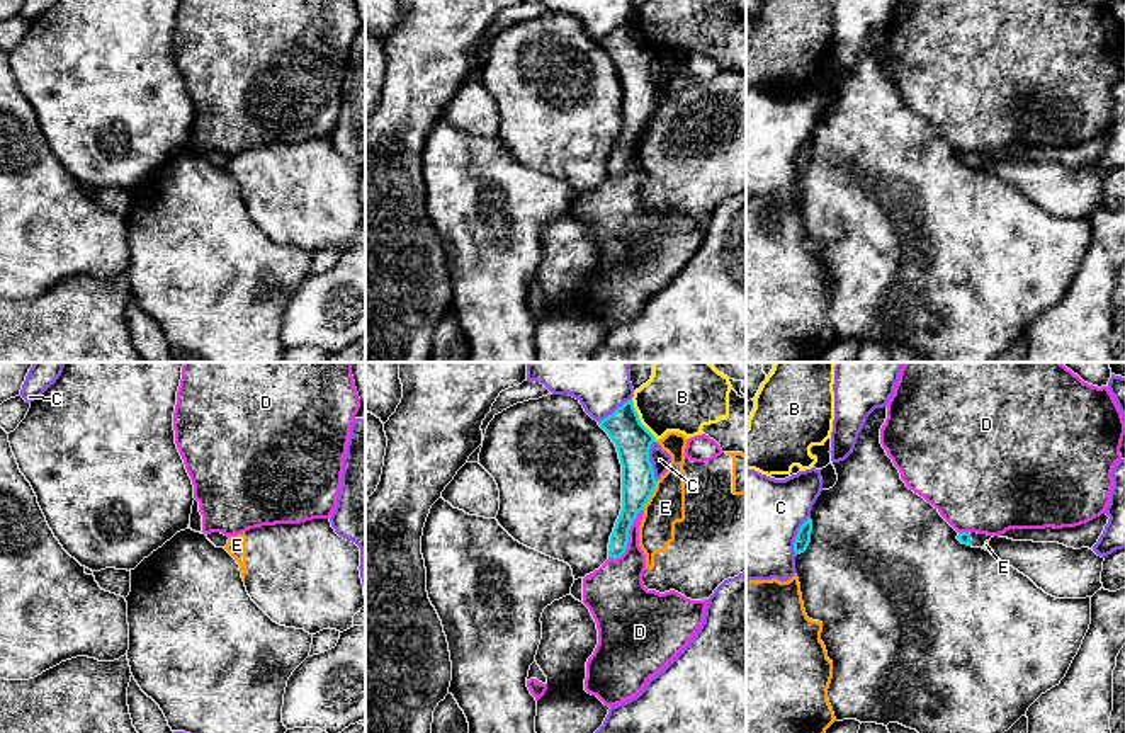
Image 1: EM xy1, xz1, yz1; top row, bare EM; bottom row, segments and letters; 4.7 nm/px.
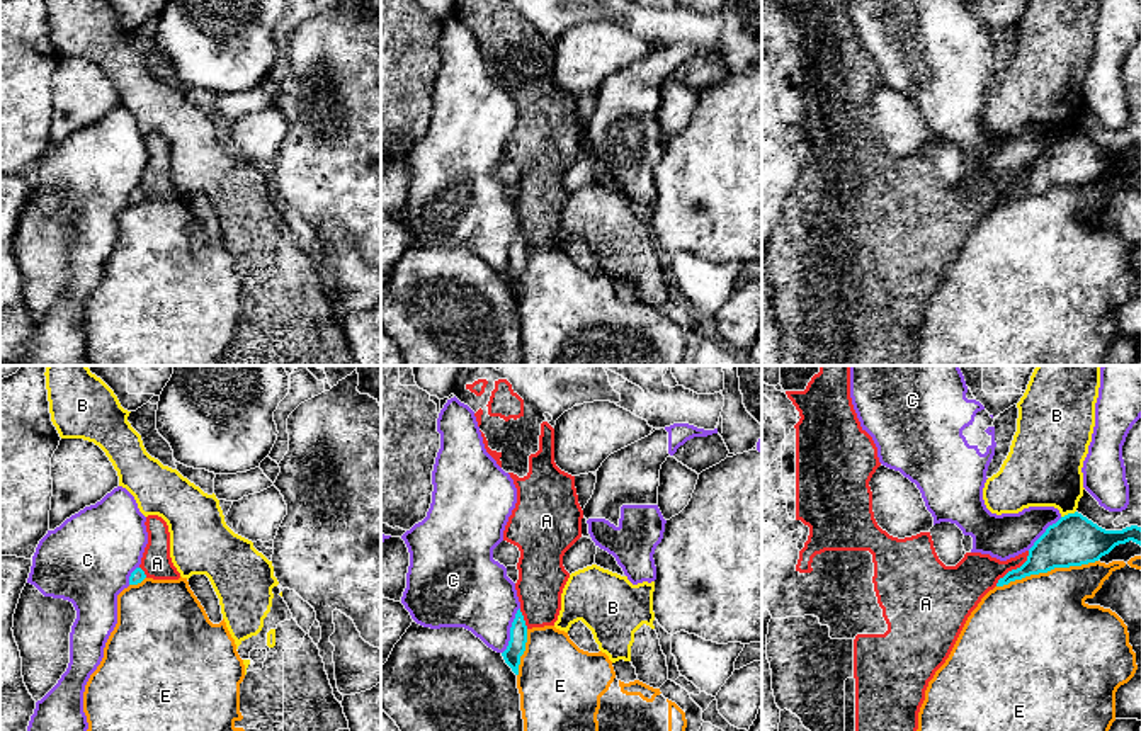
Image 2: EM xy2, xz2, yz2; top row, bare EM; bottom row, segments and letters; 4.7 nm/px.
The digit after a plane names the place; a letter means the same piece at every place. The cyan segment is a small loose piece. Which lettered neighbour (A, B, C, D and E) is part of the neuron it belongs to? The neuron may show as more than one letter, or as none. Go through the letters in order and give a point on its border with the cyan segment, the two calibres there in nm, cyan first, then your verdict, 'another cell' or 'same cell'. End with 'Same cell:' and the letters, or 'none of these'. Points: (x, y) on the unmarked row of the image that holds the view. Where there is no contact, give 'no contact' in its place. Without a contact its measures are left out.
A: contact yz2 (1014, 189); calibres 200 and 200 nm; another cell
B: contact xz1 (639, 39); calibres 170 and 240 nm; another cell
C: contact xz2 (510, 250); calibres 90 and 340 nm; another cell
D: contact xz1 (627, 157); calibres 150 and 260 nm; another cell
E: contact yz2 (1046, 191); calibres 240 and 460 nm; another cell
Same cell: none of these

